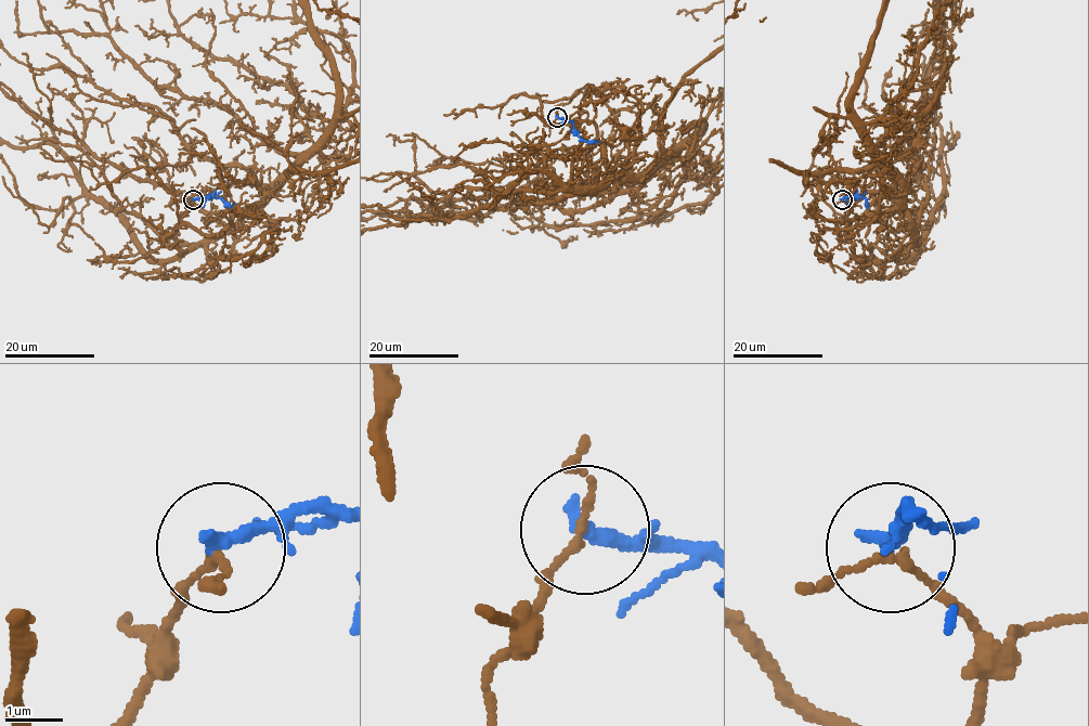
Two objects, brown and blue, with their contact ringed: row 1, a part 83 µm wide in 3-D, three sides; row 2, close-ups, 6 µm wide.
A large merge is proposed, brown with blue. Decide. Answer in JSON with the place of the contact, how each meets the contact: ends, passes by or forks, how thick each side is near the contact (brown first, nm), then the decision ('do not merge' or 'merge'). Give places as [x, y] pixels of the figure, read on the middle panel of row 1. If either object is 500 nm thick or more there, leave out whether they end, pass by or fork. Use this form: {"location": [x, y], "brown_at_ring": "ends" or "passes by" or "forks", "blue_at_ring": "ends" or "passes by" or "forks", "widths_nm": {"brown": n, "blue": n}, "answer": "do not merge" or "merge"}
{"location": [557, 117], "brown_at_ring": "passes by", "blue_at_ring": "ends", "widths_nm": {"brown": 120, "blue": 280}, "answer": "do not merge"}

